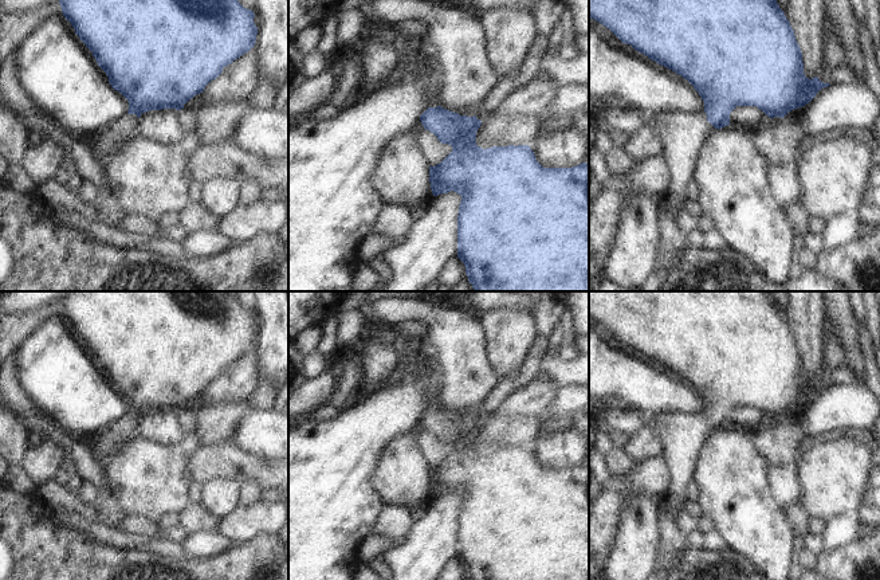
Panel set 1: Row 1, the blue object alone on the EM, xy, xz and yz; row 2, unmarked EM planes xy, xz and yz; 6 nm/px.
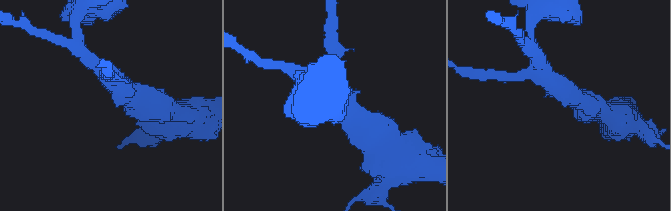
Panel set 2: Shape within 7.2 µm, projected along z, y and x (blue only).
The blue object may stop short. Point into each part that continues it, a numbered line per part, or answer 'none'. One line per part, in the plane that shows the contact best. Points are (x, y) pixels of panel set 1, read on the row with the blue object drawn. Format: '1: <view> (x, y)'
1: yz (682, 136)

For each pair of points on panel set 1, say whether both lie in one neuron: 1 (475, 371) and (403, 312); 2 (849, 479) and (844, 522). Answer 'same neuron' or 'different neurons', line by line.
1: same neuron
2: different neurons

